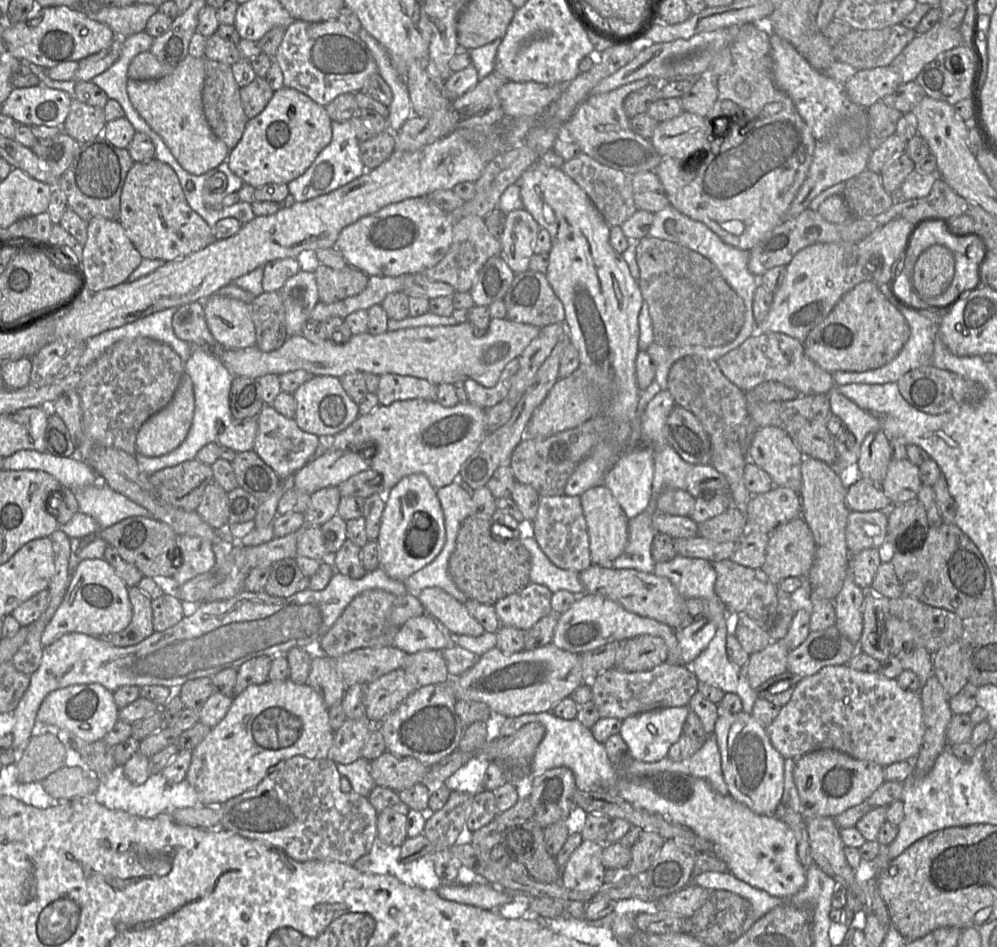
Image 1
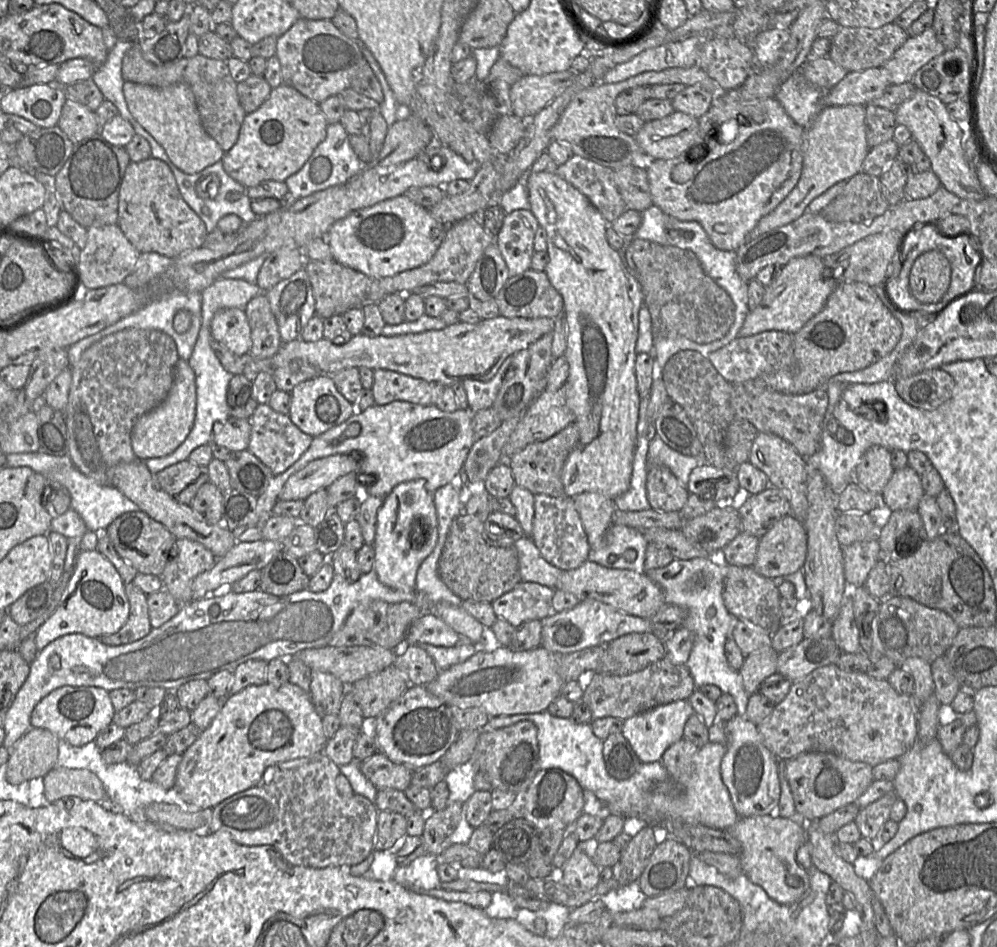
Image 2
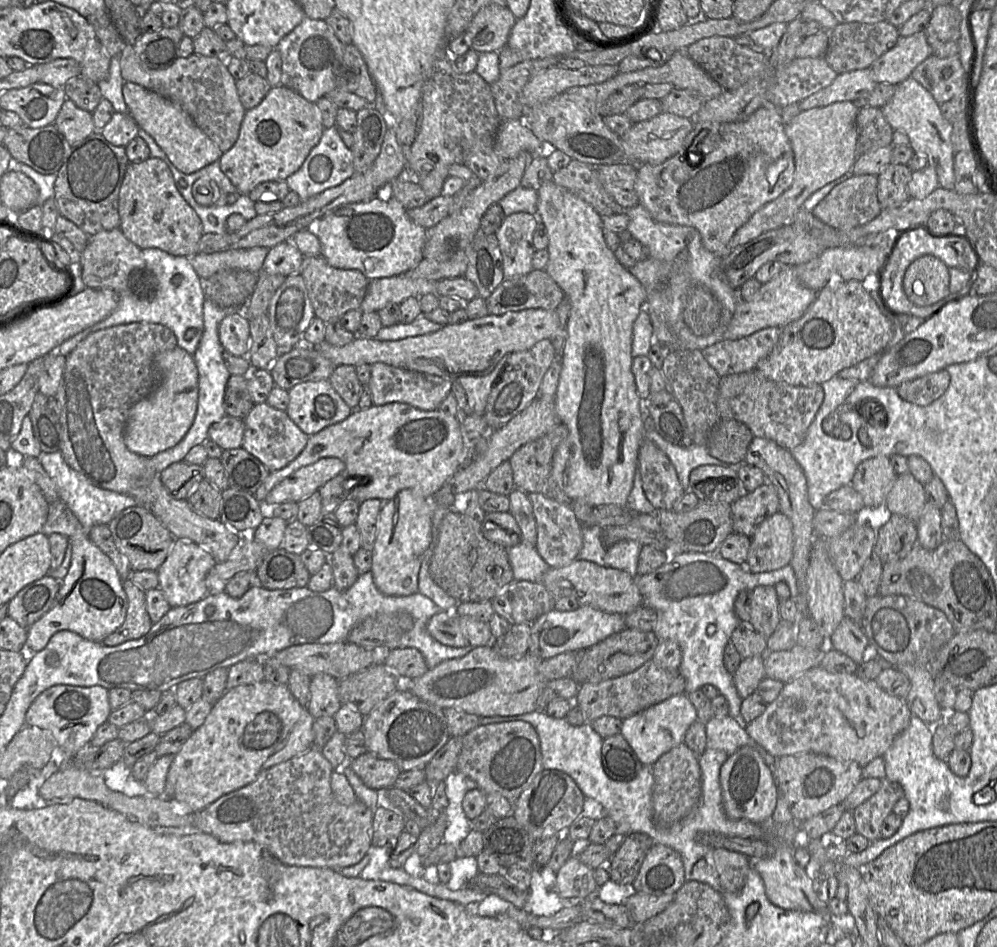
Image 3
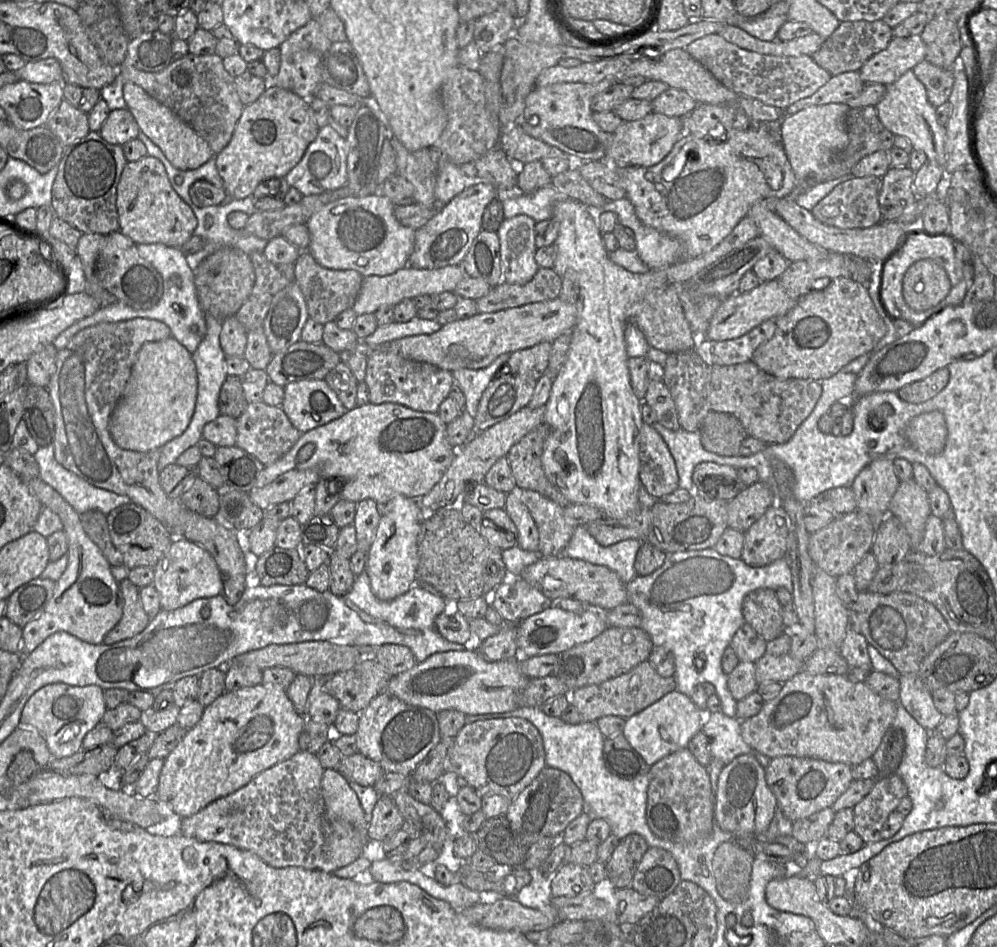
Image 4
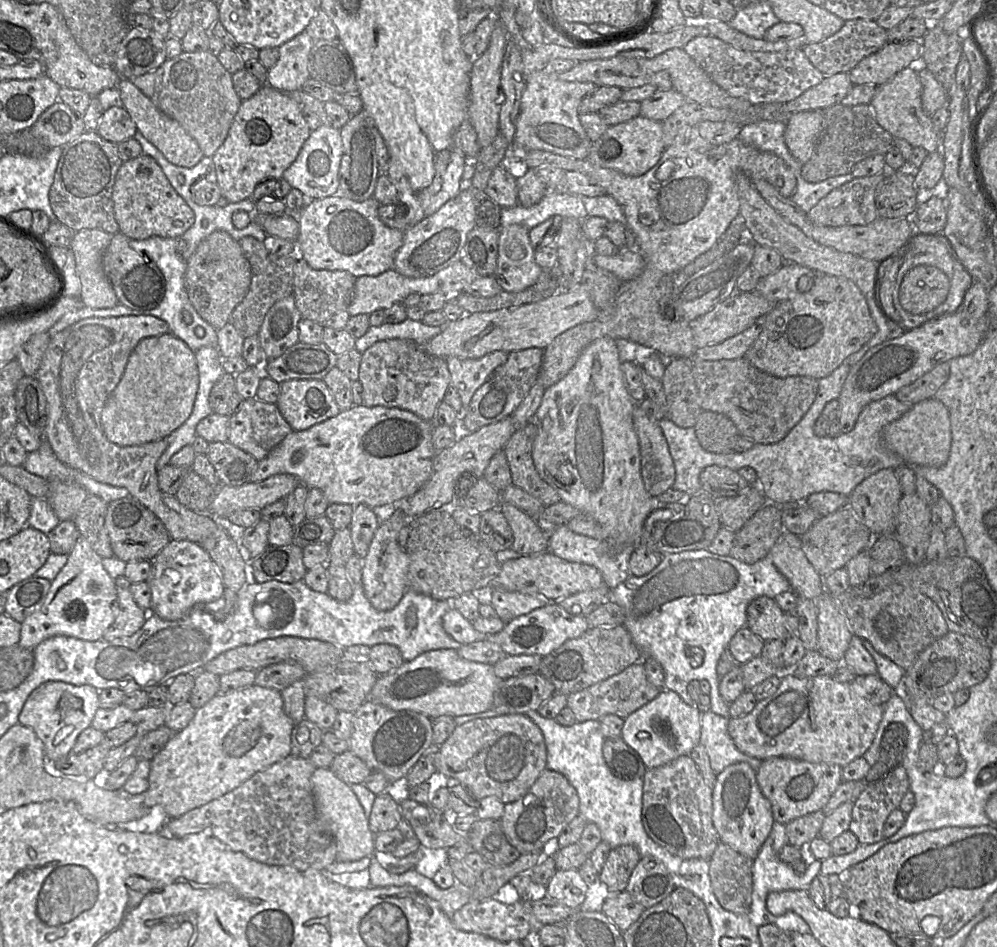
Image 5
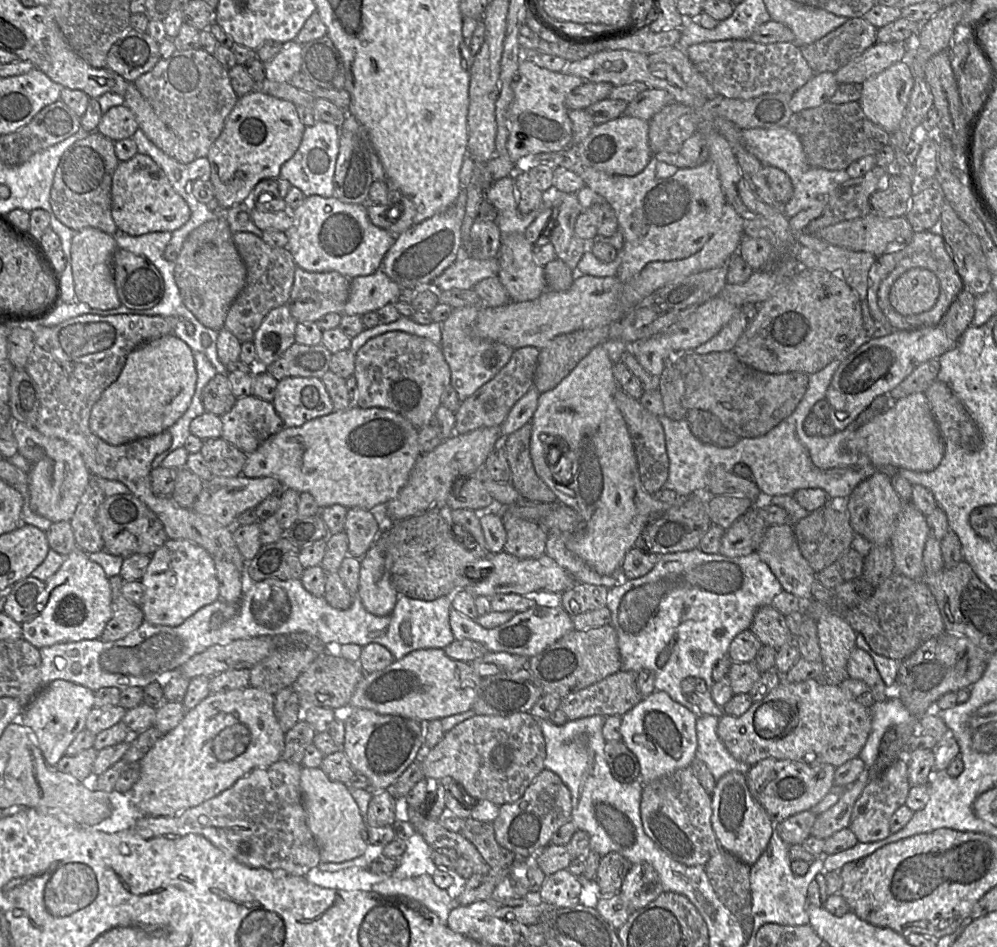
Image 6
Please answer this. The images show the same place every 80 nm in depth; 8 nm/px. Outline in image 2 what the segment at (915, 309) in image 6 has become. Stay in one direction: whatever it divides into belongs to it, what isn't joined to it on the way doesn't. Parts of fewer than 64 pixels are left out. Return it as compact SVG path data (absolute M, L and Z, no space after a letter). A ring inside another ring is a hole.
M939 250L921 254L913 263L906 288L922 304L935 304L942 300L950 287L951 265Z

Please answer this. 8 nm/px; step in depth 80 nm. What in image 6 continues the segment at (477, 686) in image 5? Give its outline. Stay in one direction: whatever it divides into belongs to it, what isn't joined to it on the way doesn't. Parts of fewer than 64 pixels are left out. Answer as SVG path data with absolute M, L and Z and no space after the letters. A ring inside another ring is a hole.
M418 649L382 670L365 673L351 697L349 708L365 708L417 721L441 719L469 711L481 679L471 663L450 658L444 649Z

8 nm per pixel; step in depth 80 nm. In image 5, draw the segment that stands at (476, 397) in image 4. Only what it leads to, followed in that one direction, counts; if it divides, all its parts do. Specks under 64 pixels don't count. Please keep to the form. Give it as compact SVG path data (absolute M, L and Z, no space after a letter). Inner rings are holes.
M494 351L478 359L445 359L454 386L462 401L463 409L468 407L474 393L491 377L494 371L508 360L509 353Z

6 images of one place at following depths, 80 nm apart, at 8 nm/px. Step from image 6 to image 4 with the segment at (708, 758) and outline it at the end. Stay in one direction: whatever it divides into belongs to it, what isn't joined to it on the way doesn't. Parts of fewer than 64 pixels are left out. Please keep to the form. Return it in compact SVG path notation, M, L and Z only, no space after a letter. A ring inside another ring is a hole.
M722 712L705 715L702 731L708 737L711 757L727 765L739 755L751 754L764 768L767 767L771 758L752 749L743 740L740 725L741 720Z

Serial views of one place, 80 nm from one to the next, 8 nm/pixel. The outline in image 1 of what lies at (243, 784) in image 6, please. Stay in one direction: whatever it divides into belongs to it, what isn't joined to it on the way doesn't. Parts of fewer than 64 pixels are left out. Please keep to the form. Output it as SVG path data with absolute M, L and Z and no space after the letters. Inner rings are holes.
M294 756L282 760L269 768L257 786L220 805L222 811L220 828L246 839L272 844L298 862L327 860L353 864L367 855L377 841L379 813L366 797L354 791L342 792L340 777L336 763L329 758L309 759L304 756Z

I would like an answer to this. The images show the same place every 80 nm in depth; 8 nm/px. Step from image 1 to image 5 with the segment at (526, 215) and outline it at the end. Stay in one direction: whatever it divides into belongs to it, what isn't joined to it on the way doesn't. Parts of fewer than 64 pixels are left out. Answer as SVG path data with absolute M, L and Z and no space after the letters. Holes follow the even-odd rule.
M521 224L499 229L495 276L504 291L525 290L536 283L543 271L535 261L529 230Z

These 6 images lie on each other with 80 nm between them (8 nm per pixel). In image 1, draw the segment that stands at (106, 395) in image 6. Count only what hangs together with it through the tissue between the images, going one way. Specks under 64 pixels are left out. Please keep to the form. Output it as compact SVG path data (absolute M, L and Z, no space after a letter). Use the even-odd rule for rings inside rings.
M184 373L171 402L141 426L136 438L136 453L146 457L160 457L178 448L186 439L192 425L194 407L193 383Z

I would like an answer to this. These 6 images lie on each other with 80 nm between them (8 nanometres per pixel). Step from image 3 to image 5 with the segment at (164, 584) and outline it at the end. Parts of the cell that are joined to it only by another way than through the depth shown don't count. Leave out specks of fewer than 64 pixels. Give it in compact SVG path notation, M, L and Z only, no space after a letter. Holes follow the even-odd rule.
M173 540L152 560L147 579L151 590L150 613L165 620L182 618L194 605L223 597L225 586L214 561L199 545L188 540Z

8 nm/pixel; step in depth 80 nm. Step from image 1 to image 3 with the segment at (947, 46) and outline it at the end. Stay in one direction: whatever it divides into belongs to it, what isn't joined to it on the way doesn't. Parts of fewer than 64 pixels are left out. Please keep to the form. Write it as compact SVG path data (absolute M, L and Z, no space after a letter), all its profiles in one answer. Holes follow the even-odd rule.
M925 32L900 37L896 44L869 67L877 83L897 85L909 78L913 70L933 55Z

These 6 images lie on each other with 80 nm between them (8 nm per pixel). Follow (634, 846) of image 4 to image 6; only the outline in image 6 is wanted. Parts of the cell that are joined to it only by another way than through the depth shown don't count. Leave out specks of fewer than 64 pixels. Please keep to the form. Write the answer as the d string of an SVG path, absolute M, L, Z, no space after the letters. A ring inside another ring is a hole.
M611 852L601 858L595 881L602 897L619 894L622 883L633 864L617 852Z

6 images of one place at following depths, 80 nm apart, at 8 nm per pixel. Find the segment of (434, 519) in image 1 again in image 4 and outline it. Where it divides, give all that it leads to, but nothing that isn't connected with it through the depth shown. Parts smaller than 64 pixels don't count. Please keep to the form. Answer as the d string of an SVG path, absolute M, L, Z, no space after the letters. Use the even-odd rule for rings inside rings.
M399 495L384 505L373 542L367 553L366 572L376 598L392 600L405 594L416 584L419 564L419 534L424 520L424 510L418 499Z

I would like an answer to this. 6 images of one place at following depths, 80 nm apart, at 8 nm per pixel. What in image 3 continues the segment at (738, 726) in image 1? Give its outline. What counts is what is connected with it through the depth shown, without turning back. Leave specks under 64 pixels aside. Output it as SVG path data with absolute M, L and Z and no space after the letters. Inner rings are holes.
M743 746L730 755L720 769L720 784L725 814L730 819L747 819L756 824L768 821L776 807L778 788L772 769L750 746Z

